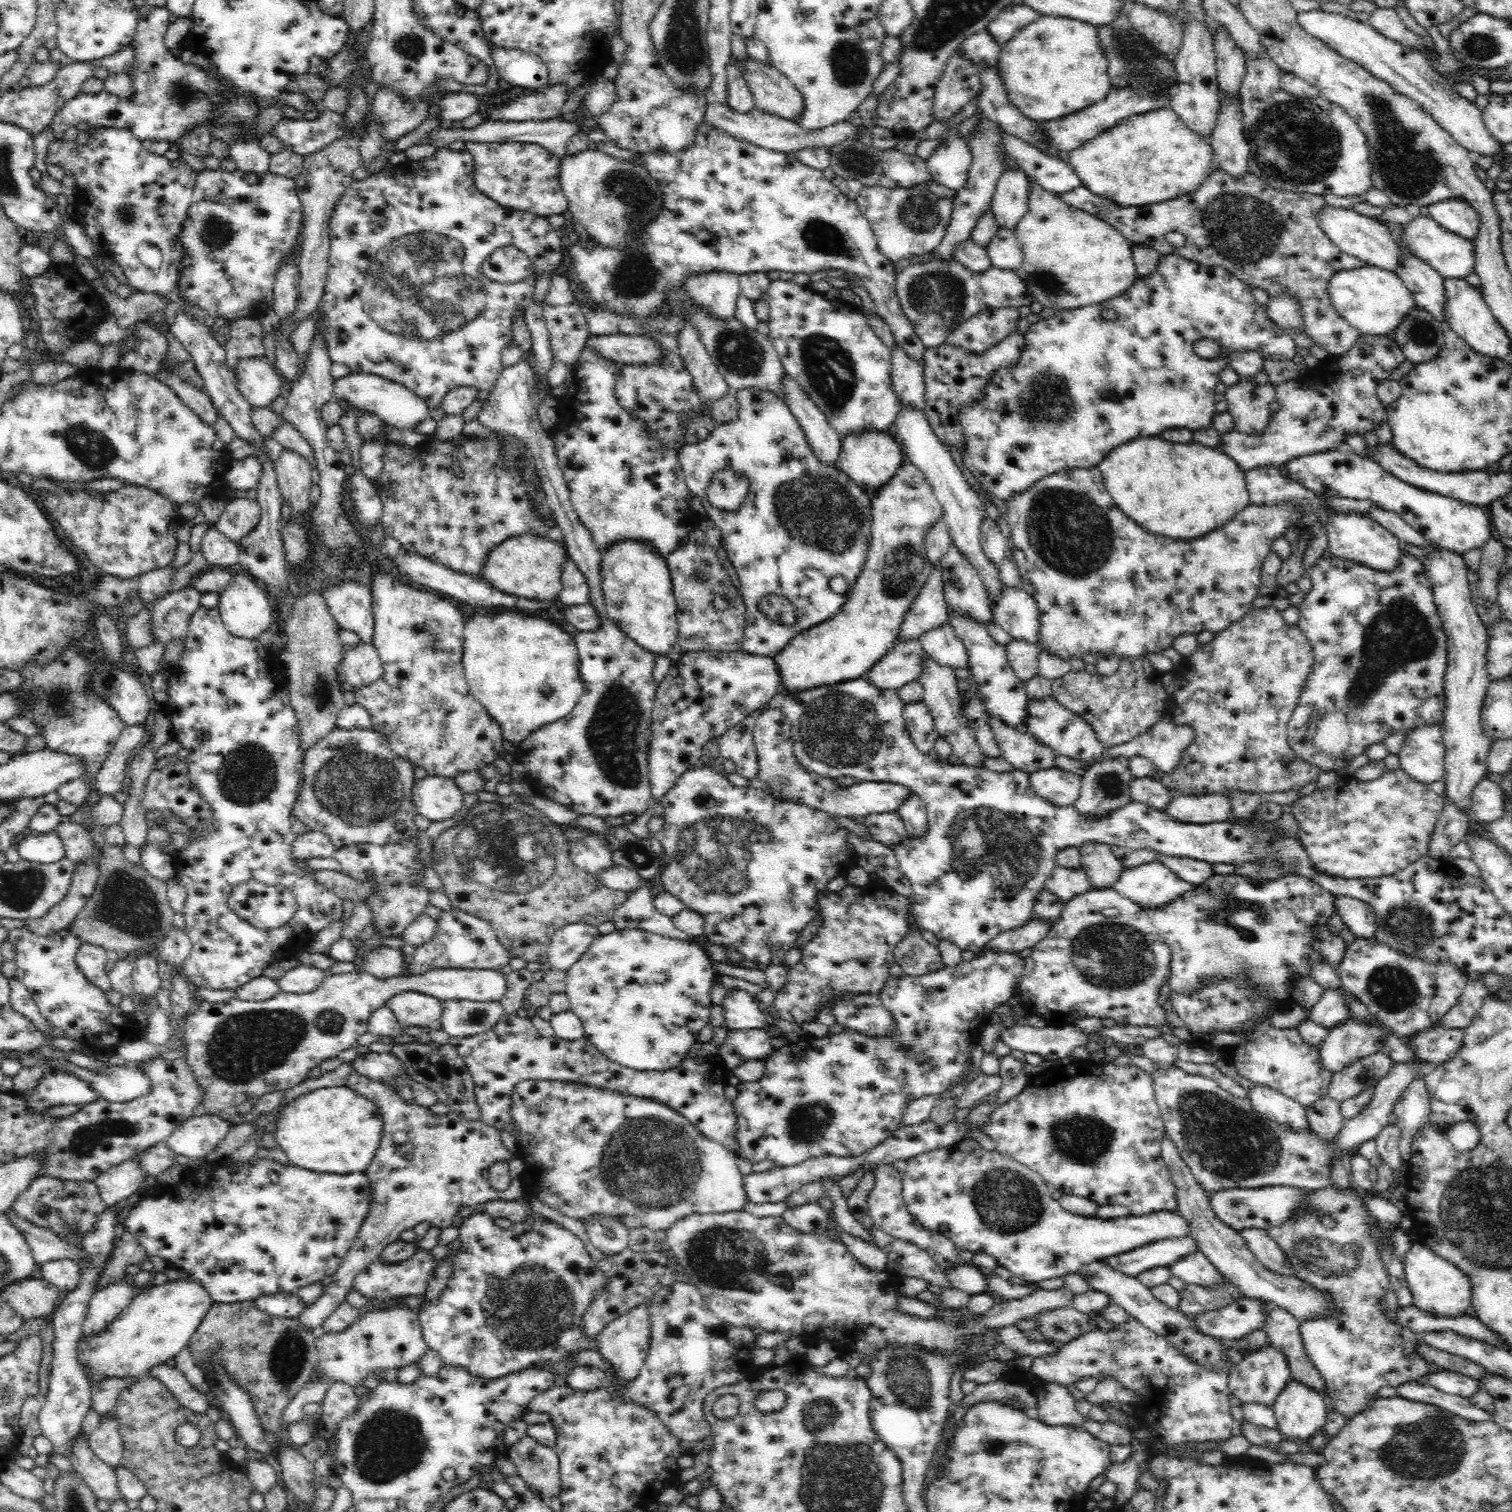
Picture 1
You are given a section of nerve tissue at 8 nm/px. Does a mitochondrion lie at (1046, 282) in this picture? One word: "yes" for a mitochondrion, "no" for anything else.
yes

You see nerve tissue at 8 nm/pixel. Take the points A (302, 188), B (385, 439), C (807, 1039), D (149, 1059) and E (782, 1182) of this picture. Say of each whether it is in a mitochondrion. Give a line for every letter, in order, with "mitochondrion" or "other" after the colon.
A: other
B: other
C: other
D: other
E: other

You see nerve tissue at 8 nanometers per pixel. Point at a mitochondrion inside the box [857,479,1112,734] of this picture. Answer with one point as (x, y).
(899, 578)

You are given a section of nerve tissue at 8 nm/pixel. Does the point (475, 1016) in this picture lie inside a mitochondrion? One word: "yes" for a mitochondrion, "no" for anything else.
yes

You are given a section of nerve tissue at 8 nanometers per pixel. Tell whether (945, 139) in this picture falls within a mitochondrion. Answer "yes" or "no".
no

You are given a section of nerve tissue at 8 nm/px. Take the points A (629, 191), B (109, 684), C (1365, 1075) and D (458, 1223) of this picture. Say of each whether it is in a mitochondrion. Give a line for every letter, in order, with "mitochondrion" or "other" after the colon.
A: mitochondrion
B: mitochondrion
C: mitochondrion
D: other

